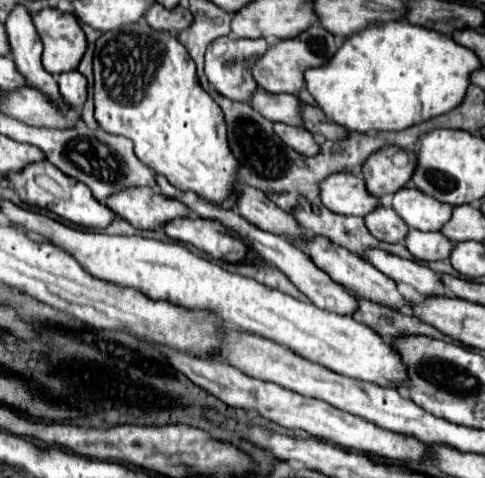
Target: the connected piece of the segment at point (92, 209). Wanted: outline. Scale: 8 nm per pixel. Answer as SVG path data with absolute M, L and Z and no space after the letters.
M47 160L39 162L39 164L29 164L21 172L7 174L7 178L13 182L13 188L19 192L19 198L25 204L37 206L37 208L43 208L43 210L49 210L49 212L55 212L57 216L61 216L61 218L77 224L77 226L103 230L115 218L115 212L111 208L107 208L105 204L101 204L99 200L95 200L93 194L89 192L89 188L85 188L85 184L65 176L59 168L55 168Z

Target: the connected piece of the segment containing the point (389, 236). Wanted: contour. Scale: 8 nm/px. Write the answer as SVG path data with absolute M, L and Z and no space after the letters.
M377 208L365 216L367 230L381 242L403 242L409 226L391 210L391 208Z

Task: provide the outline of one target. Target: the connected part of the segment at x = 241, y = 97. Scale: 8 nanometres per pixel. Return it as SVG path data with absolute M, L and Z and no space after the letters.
M233 34L215 38L209 44L207 52L205 52L205 74L207 74L207 80L215 86L215 90L219 94L227 96L229 100L235 100L235 102L251 100L253 92L257 90L257 84L255 84L255 80L251 76L251 68L253 68L255 60L259 60L265 54L265 48L269 48L265 38L249 40L249 38L237 38Z

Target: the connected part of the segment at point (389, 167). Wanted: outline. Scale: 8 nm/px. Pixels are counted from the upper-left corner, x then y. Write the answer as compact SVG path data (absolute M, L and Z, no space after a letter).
M387 146L377 150L367 158L363 164L363 178L367 182L367 190L373 196L393 194L401 188L405 188L413 176L413 168L417 166L417 152L405 150L409 162L405 166L397 166L393 162L393 156L399 152L397 146Z

